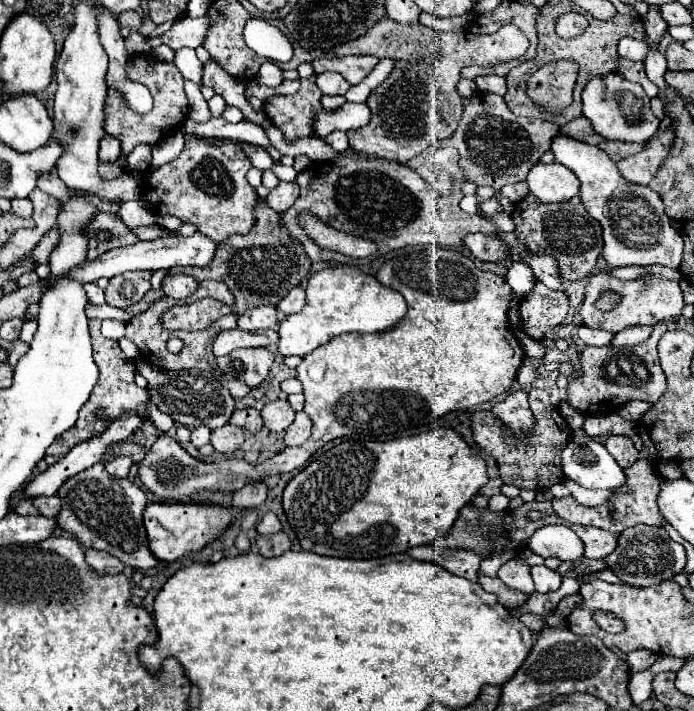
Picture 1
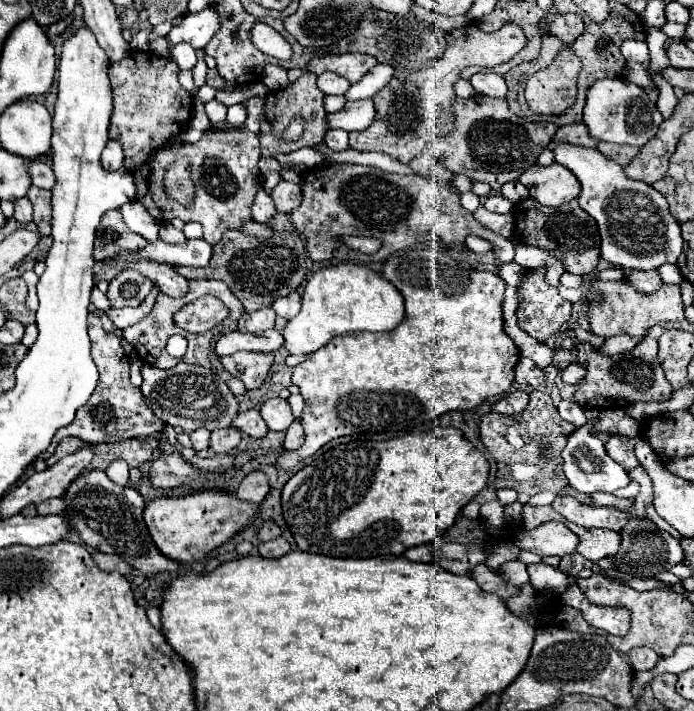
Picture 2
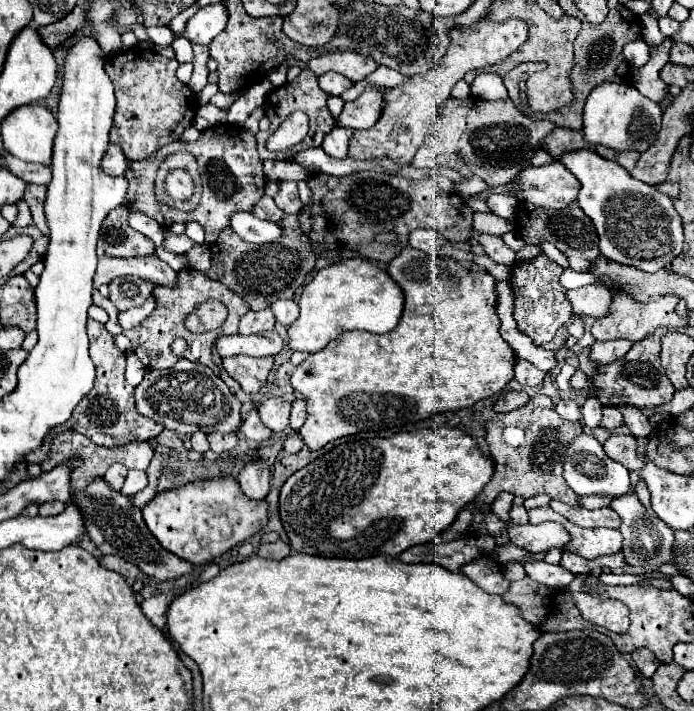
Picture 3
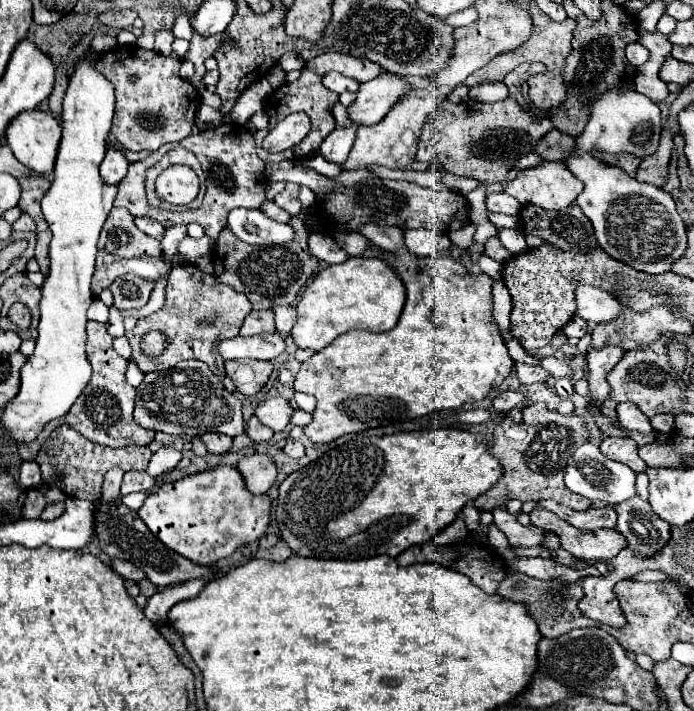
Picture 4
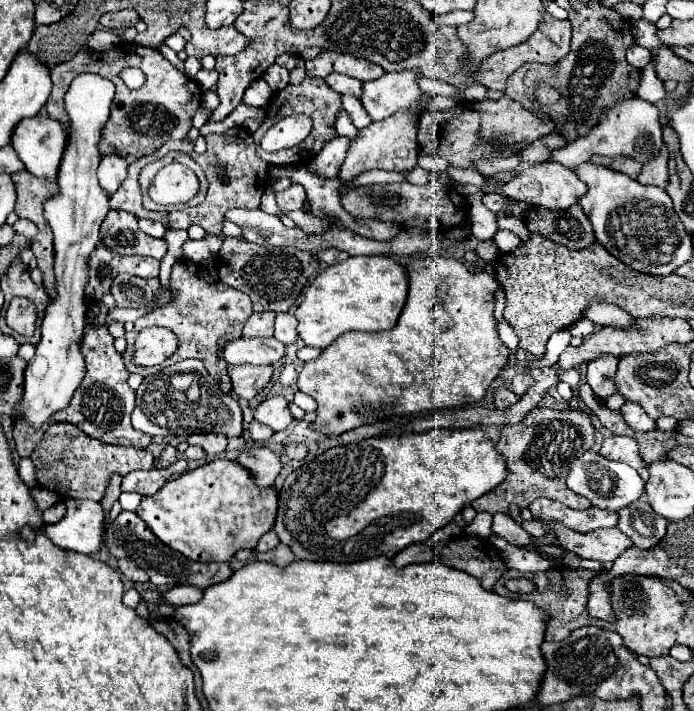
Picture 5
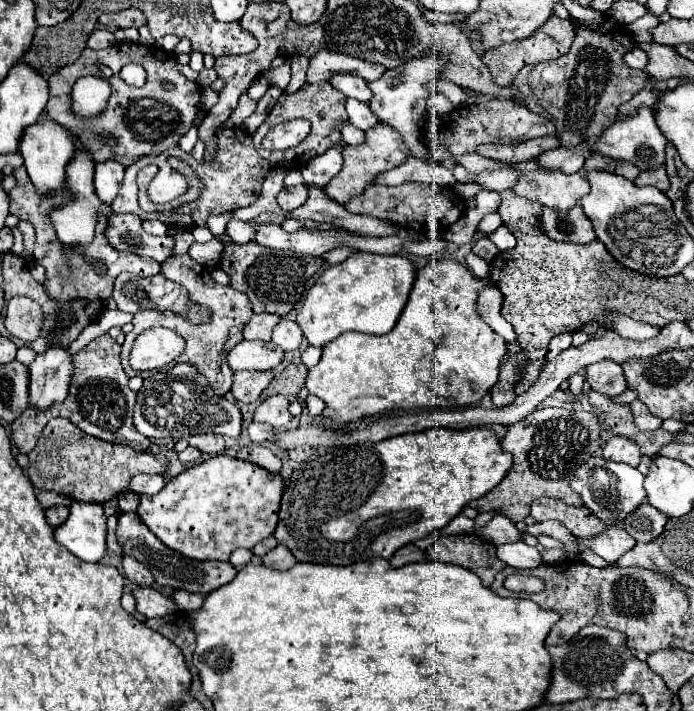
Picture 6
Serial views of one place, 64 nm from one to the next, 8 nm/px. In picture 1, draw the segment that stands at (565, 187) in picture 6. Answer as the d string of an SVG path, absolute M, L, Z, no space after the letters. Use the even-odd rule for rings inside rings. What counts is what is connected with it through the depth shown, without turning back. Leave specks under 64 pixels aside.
M554 162L554 164L536 164L530 168L526 178L530 194L546 204L560 204L574 198L580 190L580 182L572 170Z

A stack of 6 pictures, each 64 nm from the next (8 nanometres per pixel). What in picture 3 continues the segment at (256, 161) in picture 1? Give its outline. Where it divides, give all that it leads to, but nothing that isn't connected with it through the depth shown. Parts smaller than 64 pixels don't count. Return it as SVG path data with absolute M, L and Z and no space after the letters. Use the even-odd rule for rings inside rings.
M265 160L262 166L264 175L273 181L289 180L300 182L300 180L312 178L312 174L304 166L300 166L300 164L292 162L292 160L282 160L282 162L278 162L278 160L268 162L268 160Z

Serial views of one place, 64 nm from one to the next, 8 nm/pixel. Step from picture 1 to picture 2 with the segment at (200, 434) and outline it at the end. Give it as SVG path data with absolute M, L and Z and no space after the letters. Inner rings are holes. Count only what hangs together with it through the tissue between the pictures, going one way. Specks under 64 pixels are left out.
M194 430L192 434L190 434L190 438L192 438L192 448L196 450L196 452L200 452L200 450L208 450L208 440L210 440L210 432L208 430Z

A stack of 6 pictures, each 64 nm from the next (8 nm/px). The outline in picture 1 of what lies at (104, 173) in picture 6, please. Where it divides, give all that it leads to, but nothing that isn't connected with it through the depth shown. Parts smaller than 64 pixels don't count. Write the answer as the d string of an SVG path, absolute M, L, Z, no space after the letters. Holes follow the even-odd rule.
M104 136L102 142L100 142L100 160L102 162L116 162L118 158L122 156L122 150L120 150L120 142L112 136Z

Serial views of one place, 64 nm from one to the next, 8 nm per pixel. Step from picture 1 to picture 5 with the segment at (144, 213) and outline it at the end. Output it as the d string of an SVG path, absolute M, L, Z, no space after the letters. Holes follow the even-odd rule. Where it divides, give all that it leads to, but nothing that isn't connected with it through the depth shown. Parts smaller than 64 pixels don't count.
M140 220L140 228L142 228L146 234L156 236L156 238L162 238L162 236L164 236L164 232L166 232L164 224L154 222L154 220Z

